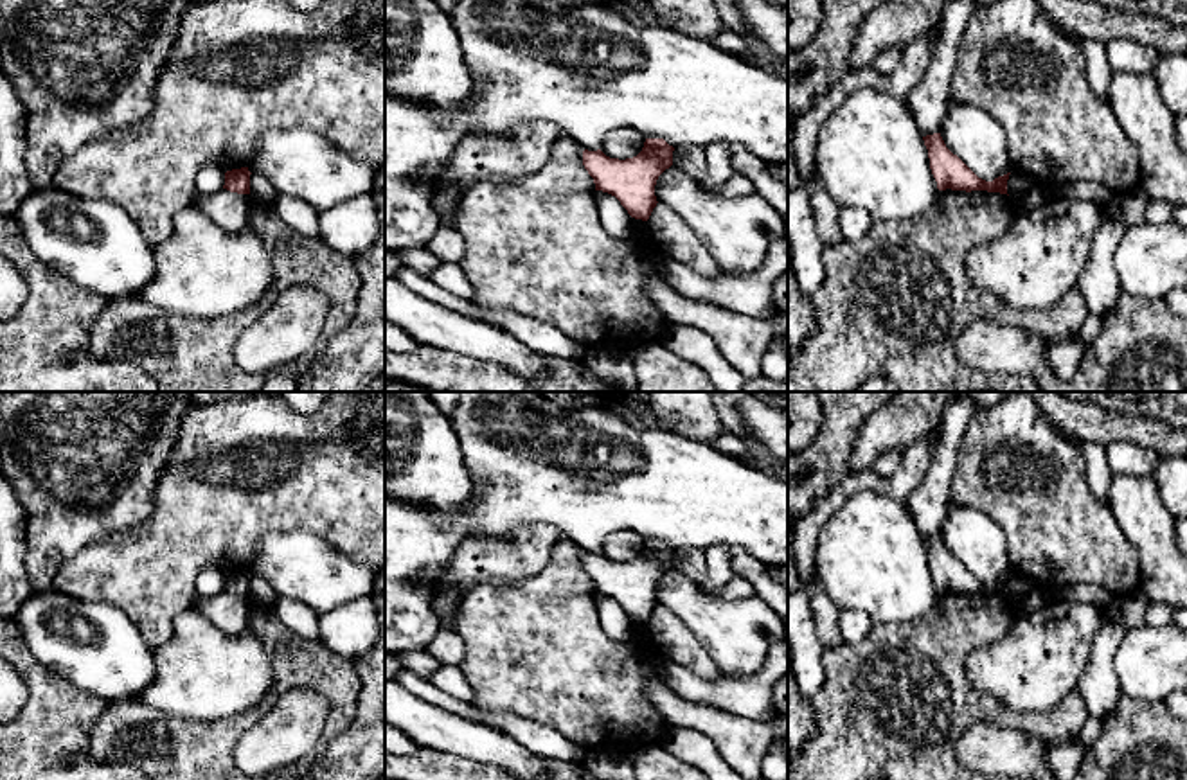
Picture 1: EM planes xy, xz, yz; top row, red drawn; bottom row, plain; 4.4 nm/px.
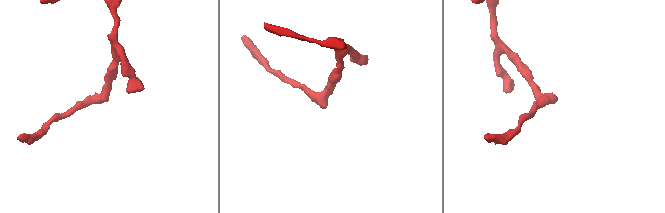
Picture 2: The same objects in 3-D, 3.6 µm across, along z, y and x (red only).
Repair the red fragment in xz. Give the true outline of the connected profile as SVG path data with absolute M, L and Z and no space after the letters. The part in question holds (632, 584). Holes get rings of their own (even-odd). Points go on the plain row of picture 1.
M646 541L642 554L626 563L610 561L601 552L585 552L583 568L595 593L615 598L631 620L647 624L658 606L656 582L673 568L673 554L664 541Z

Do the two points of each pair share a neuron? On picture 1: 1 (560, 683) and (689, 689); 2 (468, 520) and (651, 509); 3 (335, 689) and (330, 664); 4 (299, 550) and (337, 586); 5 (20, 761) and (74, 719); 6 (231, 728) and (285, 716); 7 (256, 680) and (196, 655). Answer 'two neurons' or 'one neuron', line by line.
1: two neurons
2: one neuron
3: one neuron
4: one neuron
5: one neuron
6: two neurons
7: one neuron

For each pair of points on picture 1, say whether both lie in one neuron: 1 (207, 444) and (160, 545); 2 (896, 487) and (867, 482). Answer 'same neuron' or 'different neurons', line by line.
1: same neuron
2: same neuron

